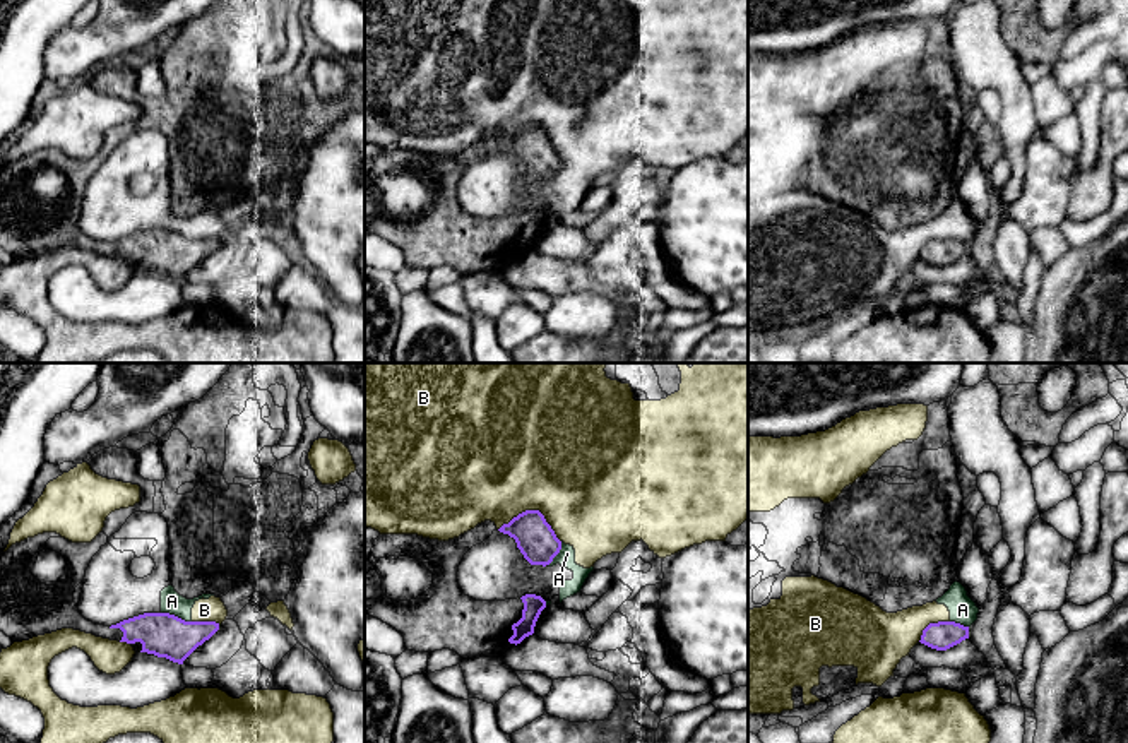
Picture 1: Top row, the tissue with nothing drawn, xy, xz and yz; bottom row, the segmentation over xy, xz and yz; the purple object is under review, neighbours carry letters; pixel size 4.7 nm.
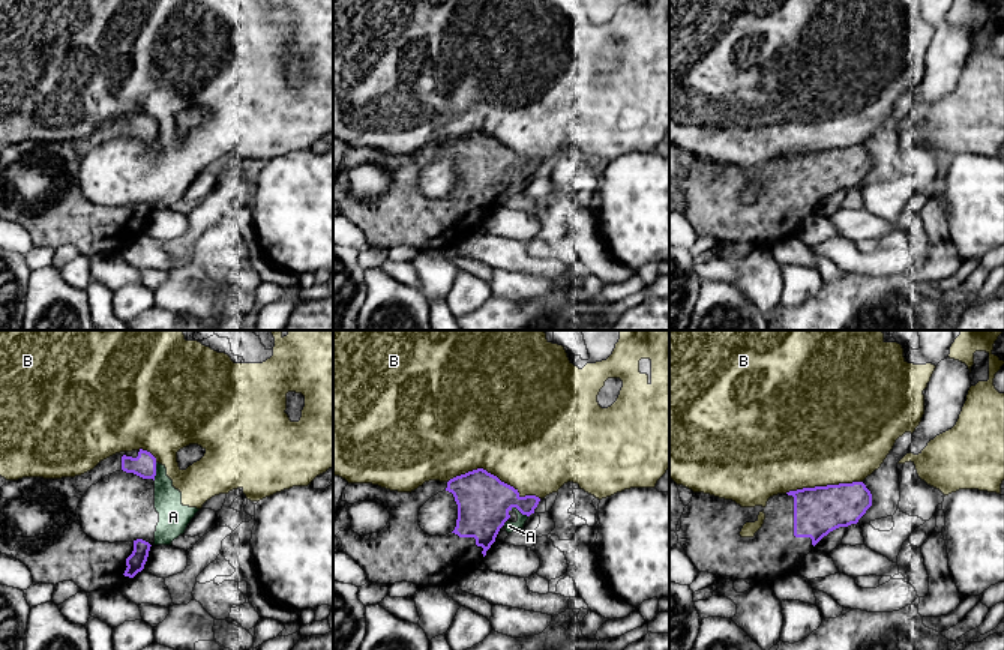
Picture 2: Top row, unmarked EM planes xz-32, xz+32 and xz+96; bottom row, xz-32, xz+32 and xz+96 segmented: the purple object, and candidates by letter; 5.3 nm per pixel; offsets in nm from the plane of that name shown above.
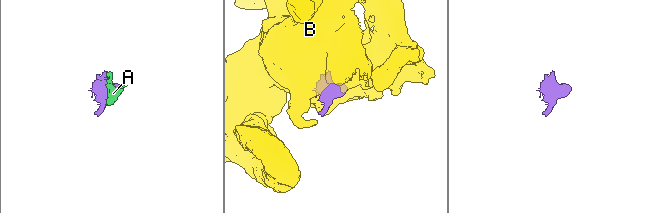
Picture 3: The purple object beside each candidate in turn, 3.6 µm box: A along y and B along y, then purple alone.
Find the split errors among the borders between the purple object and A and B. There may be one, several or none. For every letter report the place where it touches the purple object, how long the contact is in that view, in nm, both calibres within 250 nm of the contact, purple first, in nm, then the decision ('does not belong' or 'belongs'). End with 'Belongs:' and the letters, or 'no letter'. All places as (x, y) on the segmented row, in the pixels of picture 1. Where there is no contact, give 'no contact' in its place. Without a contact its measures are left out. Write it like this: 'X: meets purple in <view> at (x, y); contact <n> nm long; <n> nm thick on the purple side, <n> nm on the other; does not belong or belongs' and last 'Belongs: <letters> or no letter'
A: meets purple in xy at (177, 617); contact 150 nm long; 200 nm thick on the purple side, 100 nm on the other; does not belong
B: meets purple in xz at (526, 511); contact 260 nm long; 180 nm thick on the purple side, 500 nm on the other; does not belong
Belongs: no letter

